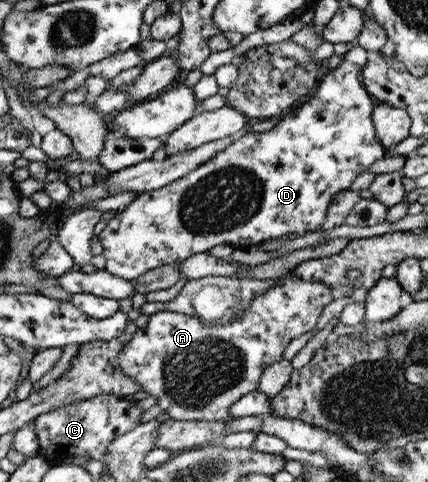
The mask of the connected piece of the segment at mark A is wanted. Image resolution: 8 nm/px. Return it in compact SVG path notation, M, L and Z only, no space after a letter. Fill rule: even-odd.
M289 272L276 279L278 279L279 282L274 286L267 288L264 292L258 293L258 296L250 301L249 308L242 311L242 313L234 319L234 322L221 324L220 327L214 325L205 326L201 321L198 321L196 317L185 316L184 314L178 314L178 312L159 311L150 315L144 327L136 327L135 331L132 333L131 339L124 345L122 352L117 356L117 361L121 368L120 372L124 373L127 377L130 377L133 381L136 381L141 386L140 392L146 392L146 394L154 396L154 398L158 400L157 404L162 409L162 412L168 414L172 421L230 421L231 418L228 414L229 406L239 398L242 398L242 395L257 389L257 384L259 383L258 379L261 377L264 368L278 362L282 358L283 350L292 338L296 338L297 336L300 336L300 334L312 330L323 308L336 296L331 288L322 284L319 280L302 280L297 276L291 276Z

